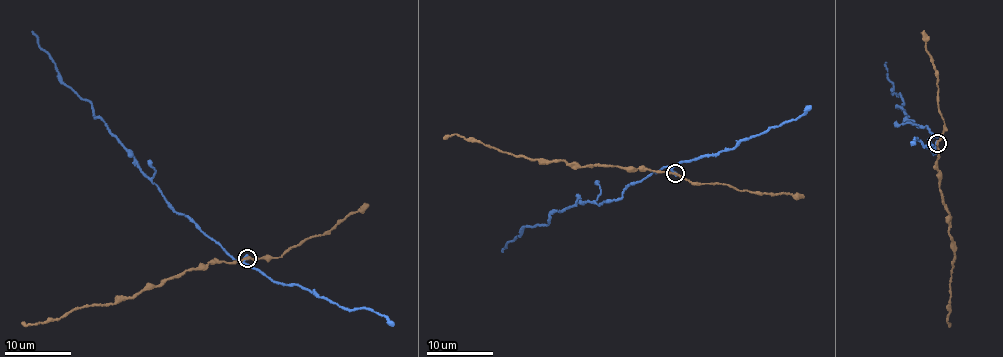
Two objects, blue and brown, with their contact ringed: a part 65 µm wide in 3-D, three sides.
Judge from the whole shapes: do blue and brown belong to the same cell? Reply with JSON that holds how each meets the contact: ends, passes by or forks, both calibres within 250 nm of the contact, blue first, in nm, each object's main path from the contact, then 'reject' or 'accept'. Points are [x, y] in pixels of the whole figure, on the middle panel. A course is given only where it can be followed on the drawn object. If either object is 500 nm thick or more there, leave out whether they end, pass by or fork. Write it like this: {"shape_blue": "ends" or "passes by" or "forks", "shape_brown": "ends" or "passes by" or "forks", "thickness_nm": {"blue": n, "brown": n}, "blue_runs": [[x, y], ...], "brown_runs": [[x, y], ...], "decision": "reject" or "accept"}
{"shape_blue": "ends", "shape_brown": "passes by", "thickness_nm": {"blue": 360, "brown": 200}, "blue_runs": [[675, 173], [665, 167], [610, 202], [578, 201], [555, 211], [548, 225], [524, 227], [502, 250]], "brown_runs": [[675, 173], [605, 165], [573, 166], [560, 160], [545, 162], [499, 151], [457, 134], [444, 139]], "decision": "reject"}

